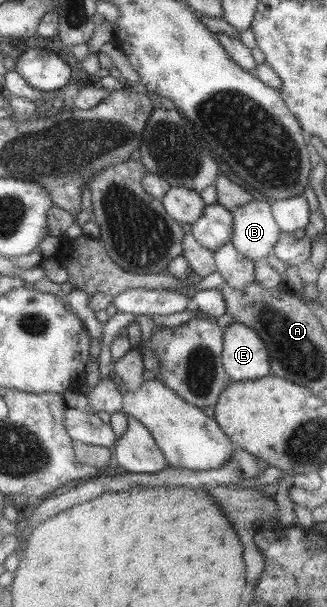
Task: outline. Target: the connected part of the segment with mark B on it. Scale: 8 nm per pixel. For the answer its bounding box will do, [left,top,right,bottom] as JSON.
[230,200,279,262]

